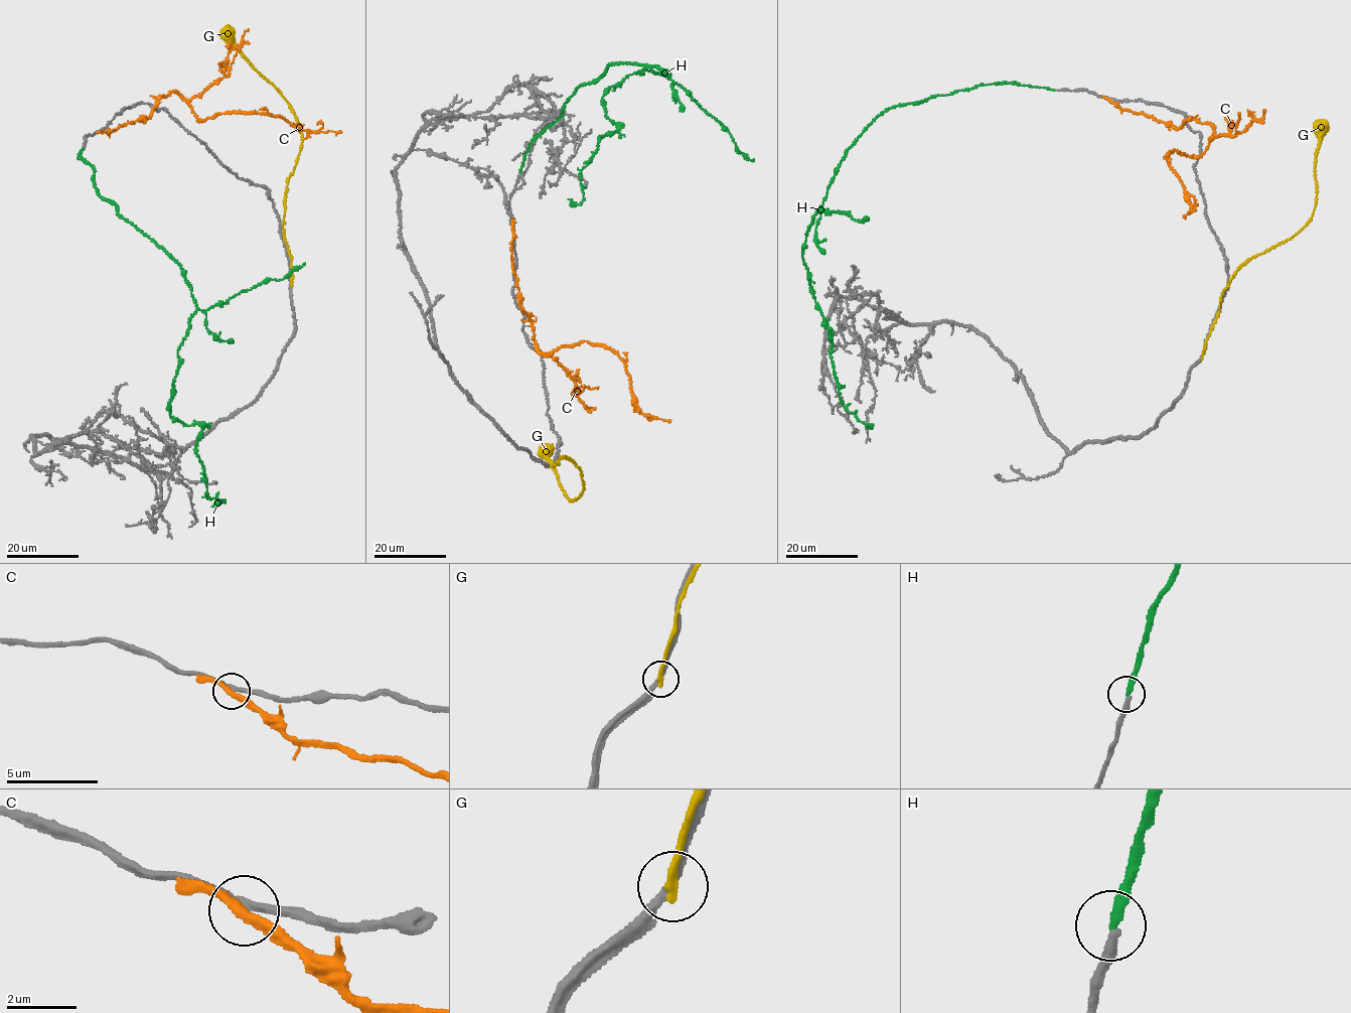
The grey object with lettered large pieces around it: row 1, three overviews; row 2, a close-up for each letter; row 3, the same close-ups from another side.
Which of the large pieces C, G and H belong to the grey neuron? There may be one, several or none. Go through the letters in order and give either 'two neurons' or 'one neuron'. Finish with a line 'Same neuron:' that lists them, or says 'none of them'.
C: two neurons
G: two neurons
H: one neuron
Same neuron: H

